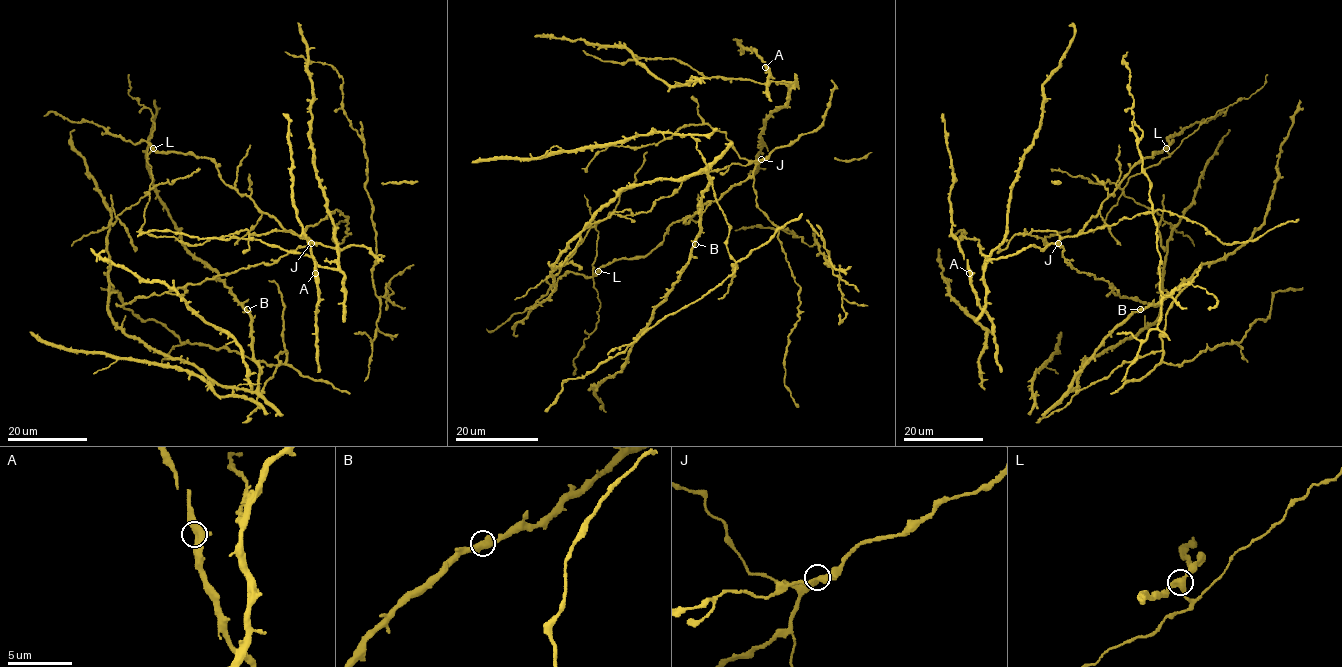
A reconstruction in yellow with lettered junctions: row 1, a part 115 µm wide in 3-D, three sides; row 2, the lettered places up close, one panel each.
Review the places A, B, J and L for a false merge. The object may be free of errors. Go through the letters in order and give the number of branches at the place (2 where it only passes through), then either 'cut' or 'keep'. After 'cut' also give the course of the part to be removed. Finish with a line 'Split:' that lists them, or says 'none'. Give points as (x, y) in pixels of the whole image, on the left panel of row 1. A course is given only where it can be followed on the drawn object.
A: 3 | keep
B: 3 | keep
J: 3 | keep
L: 3 | cut | (152, 148), (146, 162), (152, 178), (146, 194), (125, 208), (113, 223), (83, 235), (71, 246)
Split: L

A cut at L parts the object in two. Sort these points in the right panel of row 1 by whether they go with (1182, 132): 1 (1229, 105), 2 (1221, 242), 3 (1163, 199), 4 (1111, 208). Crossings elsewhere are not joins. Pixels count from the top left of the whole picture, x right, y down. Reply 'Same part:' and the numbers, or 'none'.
Same part: 2

